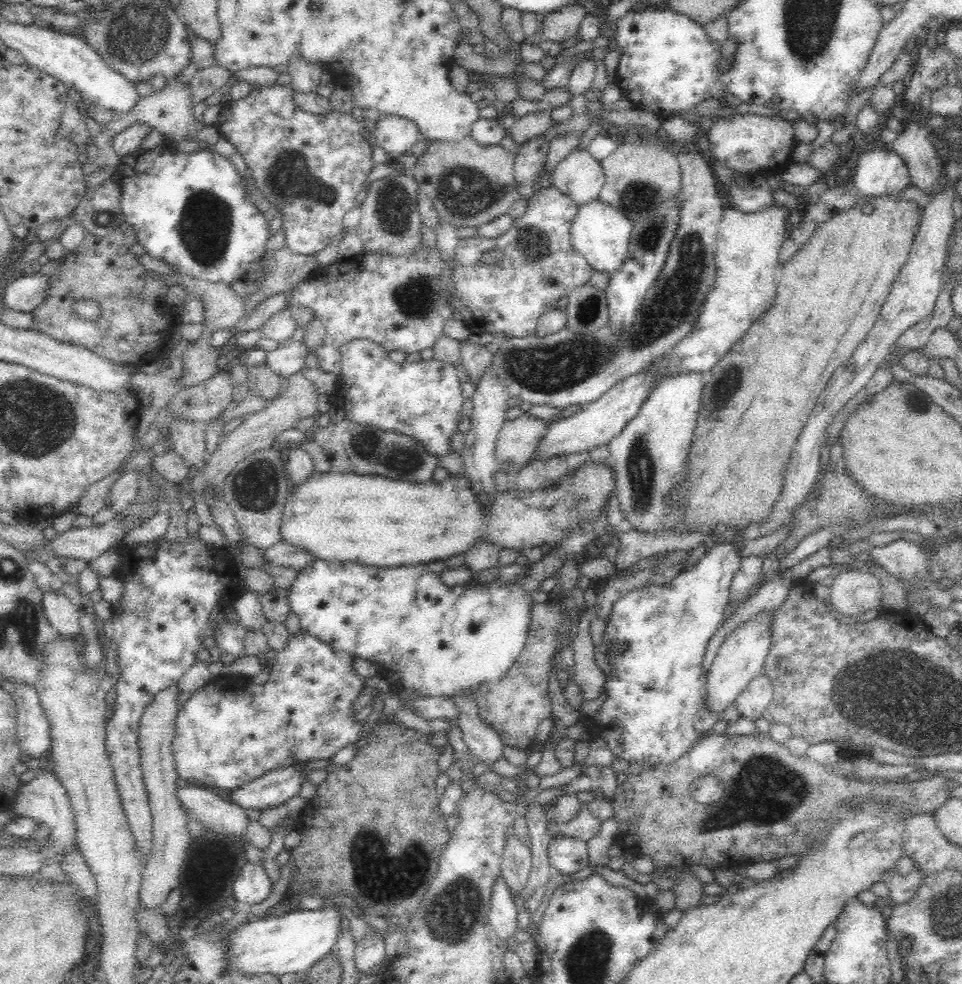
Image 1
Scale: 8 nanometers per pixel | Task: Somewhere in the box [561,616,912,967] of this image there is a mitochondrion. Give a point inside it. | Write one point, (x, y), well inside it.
(766, 792)

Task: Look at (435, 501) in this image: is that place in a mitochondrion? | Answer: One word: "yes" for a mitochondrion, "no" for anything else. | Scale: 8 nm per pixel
no

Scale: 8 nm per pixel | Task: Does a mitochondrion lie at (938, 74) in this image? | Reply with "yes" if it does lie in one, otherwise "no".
yes

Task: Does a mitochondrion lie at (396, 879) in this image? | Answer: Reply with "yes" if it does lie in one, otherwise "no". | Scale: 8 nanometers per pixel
yes

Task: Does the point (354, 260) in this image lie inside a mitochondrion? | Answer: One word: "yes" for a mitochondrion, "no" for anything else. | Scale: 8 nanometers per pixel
no

